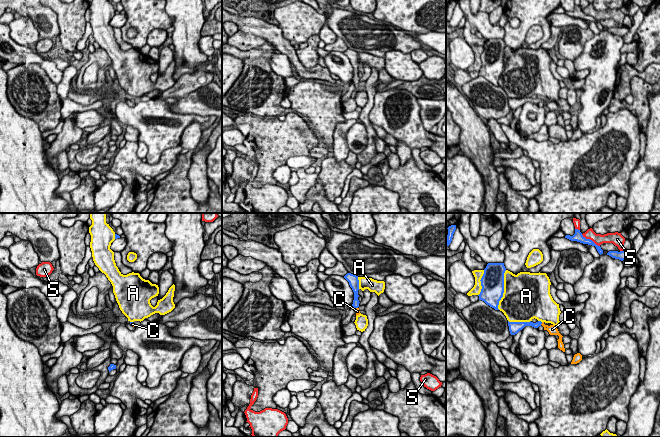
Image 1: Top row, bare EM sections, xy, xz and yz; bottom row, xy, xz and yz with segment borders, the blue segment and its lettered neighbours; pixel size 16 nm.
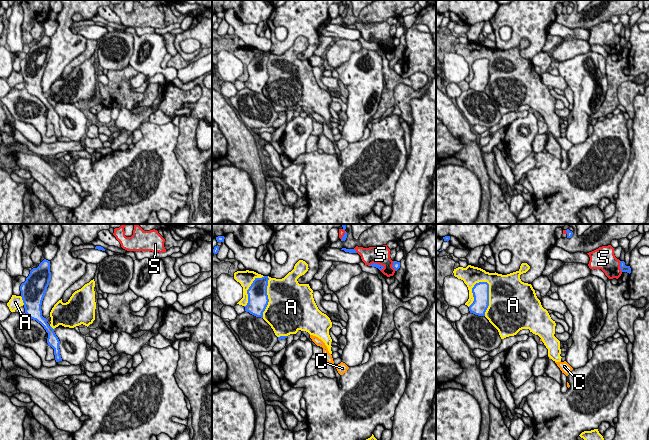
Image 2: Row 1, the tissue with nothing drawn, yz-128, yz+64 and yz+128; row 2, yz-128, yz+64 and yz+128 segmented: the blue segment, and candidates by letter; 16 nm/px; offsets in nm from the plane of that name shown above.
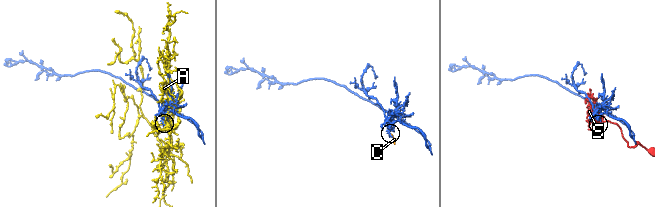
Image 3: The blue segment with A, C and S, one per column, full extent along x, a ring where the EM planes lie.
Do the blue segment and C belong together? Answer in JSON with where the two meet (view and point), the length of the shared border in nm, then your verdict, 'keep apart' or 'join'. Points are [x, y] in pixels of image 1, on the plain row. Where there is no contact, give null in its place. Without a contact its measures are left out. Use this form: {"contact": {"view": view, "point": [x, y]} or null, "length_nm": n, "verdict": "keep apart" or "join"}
{"contact": {"view": "yz", "point": [541, 99]}, "length_nm": 60, "verdict": "join"}

